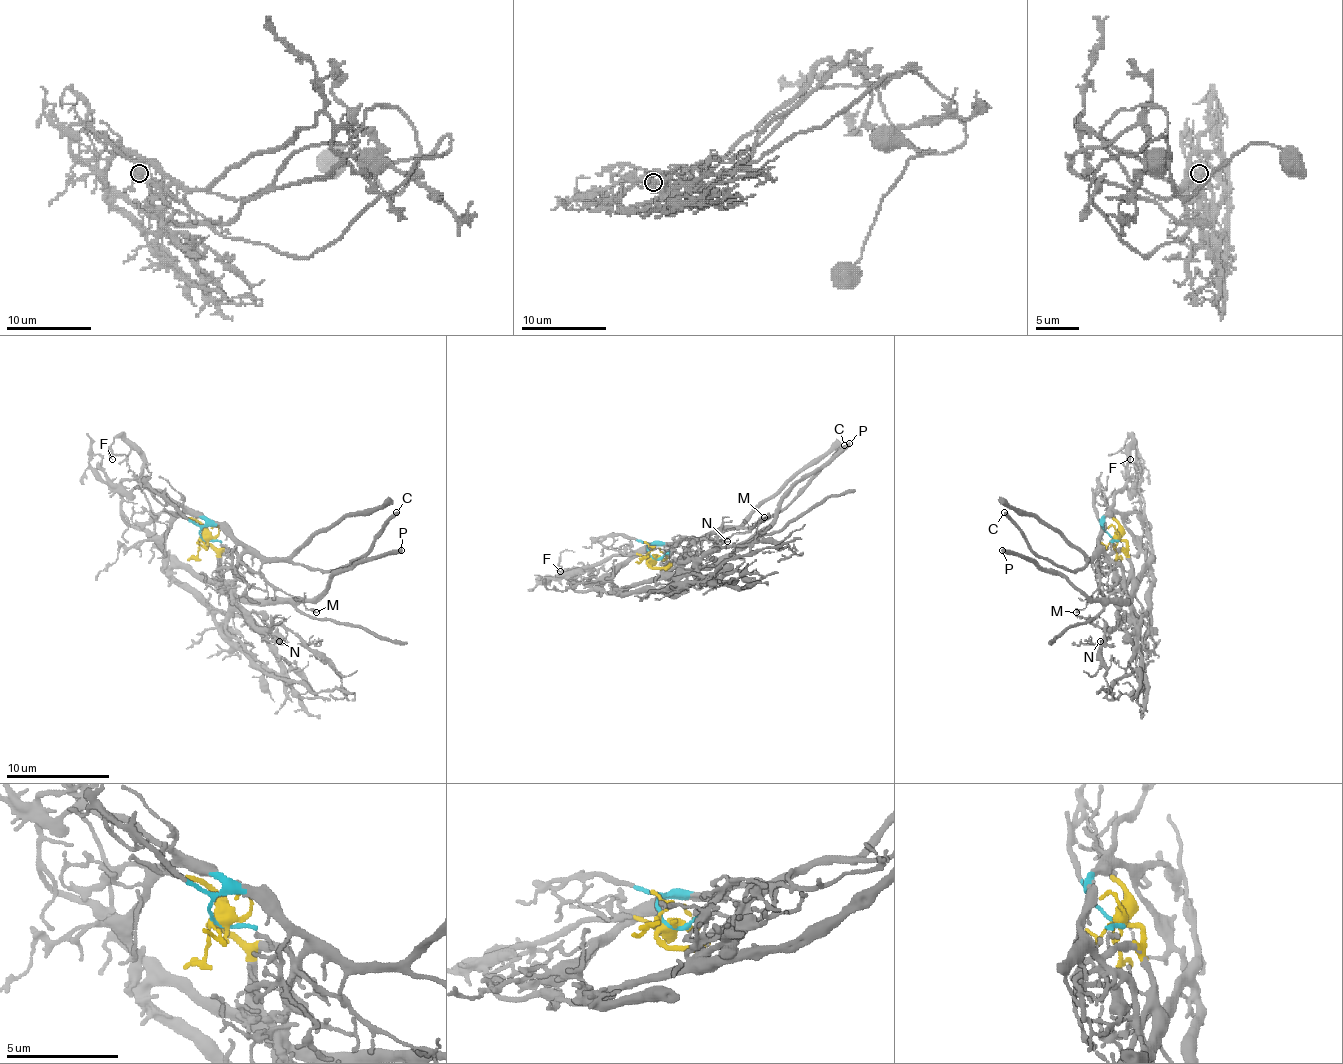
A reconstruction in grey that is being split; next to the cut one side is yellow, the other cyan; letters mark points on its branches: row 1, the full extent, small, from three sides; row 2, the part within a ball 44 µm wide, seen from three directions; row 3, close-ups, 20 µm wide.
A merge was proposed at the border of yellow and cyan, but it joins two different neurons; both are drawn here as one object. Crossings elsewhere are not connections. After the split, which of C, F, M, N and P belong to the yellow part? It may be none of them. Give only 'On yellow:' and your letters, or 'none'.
On yellow: M, N, P

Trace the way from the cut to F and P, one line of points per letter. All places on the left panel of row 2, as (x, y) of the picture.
F: (205, 540), (200, 530), (205, 522), (143, 483), (143, 457), (119, 436), (109, 449), (111, 460)
P: (205, 540), (220, 548), (231, 548), (244, 563), (288, 595), (311, 600), (327, 587), (334, 574), (402, 550)

